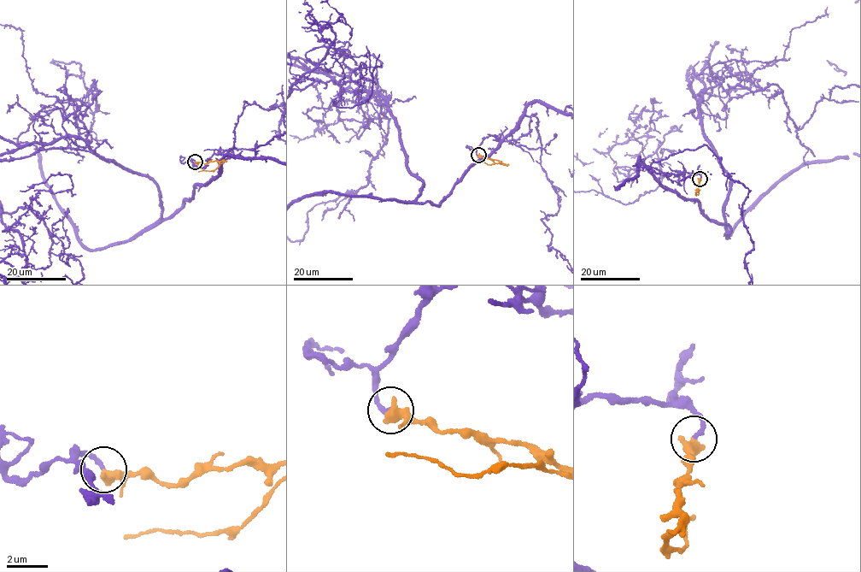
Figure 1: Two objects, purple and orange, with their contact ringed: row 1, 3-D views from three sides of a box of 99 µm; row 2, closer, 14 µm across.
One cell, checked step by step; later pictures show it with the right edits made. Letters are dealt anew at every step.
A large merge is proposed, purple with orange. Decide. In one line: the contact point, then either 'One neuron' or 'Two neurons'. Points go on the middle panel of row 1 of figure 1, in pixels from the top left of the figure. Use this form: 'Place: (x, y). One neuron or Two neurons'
Place: (478, 155). One neuron

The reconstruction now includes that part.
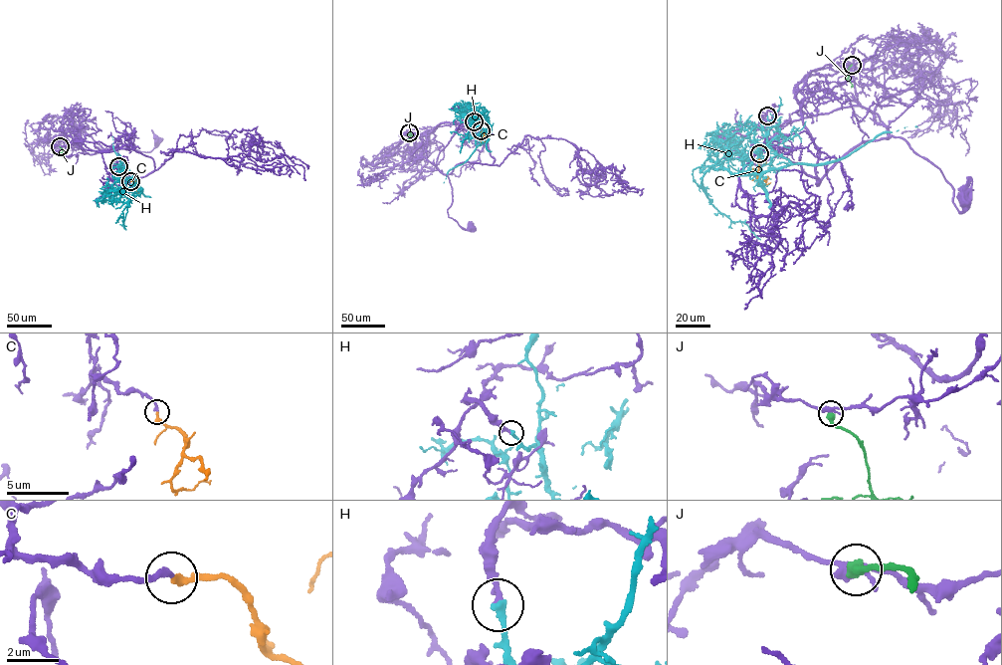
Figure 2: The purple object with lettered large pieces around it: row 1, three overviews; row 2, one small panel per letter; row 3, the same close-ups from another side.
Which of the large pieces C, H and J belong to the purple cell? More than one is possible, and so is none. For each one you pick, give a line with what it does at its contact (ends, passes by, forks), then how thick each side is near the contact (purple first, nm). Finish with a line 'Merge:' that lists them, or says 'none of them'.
C: it ends there; 200 nm thick on the purple side, 280 nm on the other
Merge: C

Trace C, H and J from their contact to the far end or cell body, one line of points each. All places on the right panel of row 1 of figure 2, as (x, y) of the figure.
C: (759, 153), (757, 181), (763, 183), (767, 176)
H: (767, 116), (768, 145), (790, 164), (748, 174), (711, 168), (701, 182), (717, 210), (744, 222), (760, 239)
J: (852, 65), (848, 78), (853, 87)

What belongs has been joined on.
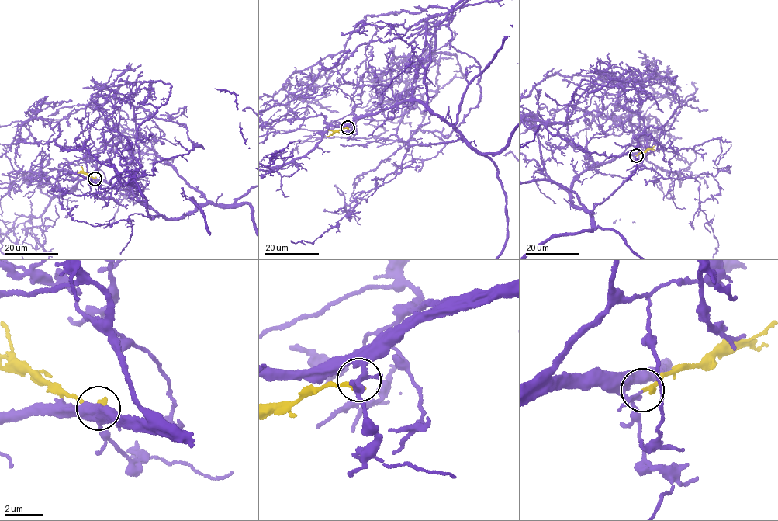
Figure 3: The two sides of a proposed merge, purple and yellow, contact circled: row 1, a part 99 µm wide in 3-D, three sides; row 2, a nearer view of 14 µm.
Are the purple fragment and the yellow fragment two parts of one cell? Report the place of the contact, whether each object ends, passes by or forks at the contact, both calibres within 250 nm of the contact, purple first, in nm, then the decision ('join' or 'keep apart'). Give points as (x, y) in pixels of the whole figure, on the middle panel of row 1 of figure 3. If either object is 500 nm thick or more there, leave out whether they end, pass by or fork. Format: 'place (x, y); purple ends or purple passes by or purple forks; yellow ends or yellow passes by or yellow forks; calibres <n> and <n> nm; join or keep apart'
place (347, 127); purple forks; yellow passes by; calibres 150 and 130 nm; join

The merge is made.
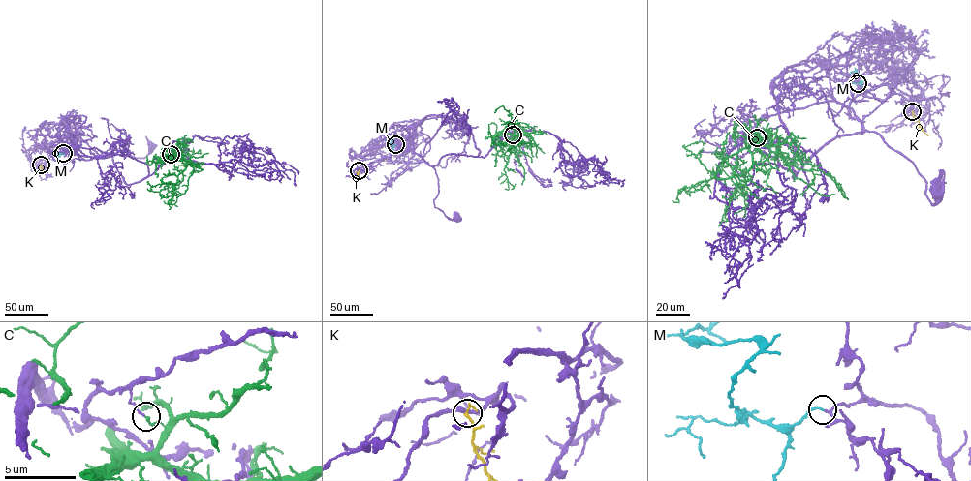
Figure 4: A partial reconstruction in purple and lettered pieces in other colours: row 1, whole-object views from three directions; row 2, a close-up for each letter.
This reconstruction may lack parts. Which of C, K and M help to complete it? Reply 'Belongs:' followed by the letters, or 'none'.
Belongs: M

